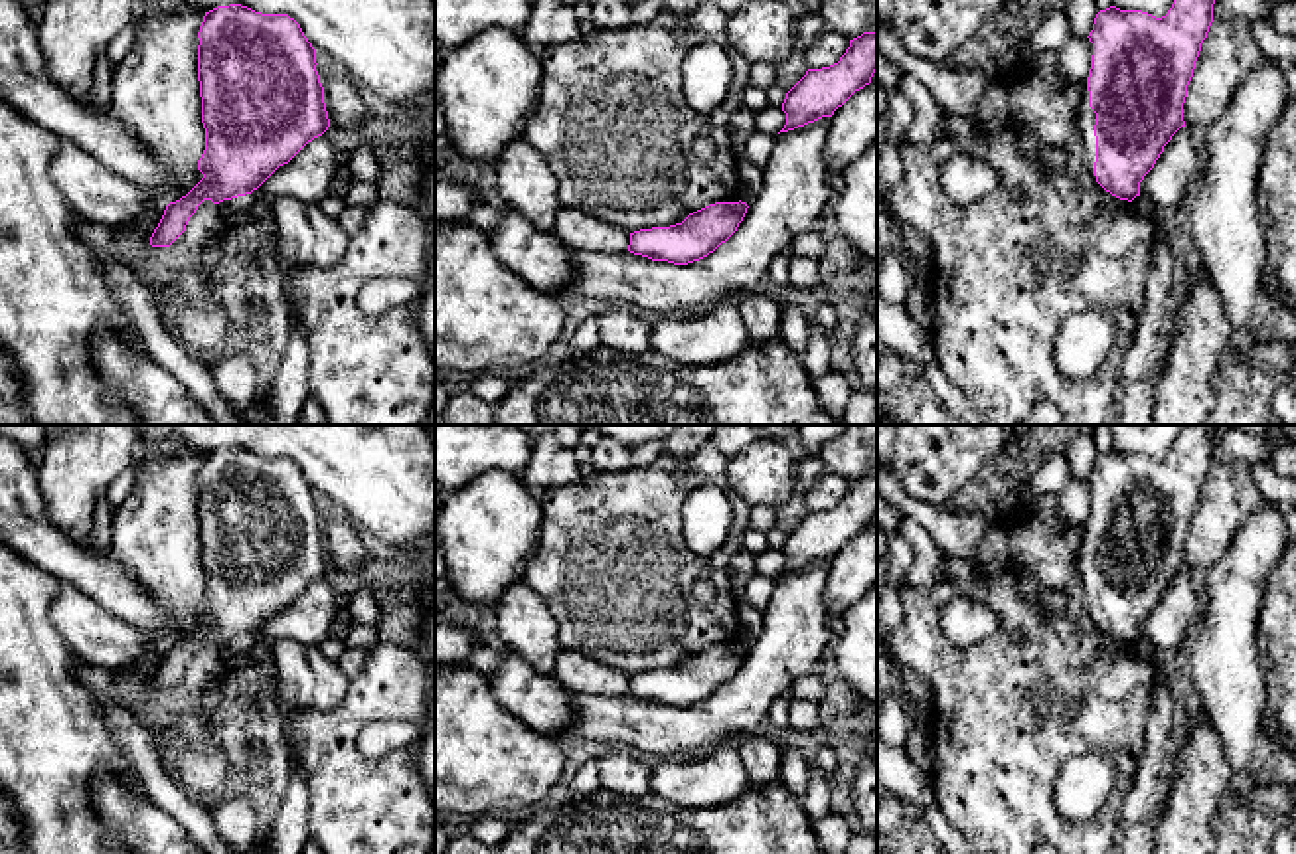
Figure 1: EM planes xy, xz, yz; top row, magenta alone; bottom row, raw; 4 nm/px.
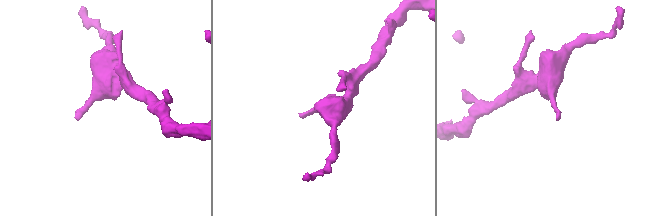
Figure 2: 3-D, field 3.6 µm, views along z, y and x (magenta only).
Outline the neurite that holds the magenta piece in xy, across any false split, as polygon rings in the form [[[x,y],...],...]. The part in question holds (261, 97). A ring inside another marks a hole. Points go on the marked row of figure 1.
[[[217,6],[205,12],[198,38],[203,178],[166,206],[152,247],[170,247],[203,200],[257,190],[330,127],[316,49],[294,18]]]

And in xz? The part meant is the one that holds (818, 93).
[[[863,32],[850,40],[838,63],[808,69],[786,93],[782,111],[786,125],[780,132],[794,130],[822,117],[832,117],[855,91],[871,83],[877,71],[877,32]]]

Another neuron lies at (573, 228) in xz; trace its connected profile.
[[[569,208],[559,212],[553,235],[573,251],[626,253],[630,245],[630,231]]]

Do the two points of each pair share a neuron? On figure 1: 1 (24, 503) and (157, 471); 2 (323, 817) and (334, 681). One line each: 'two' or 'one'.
1: two
2: two

